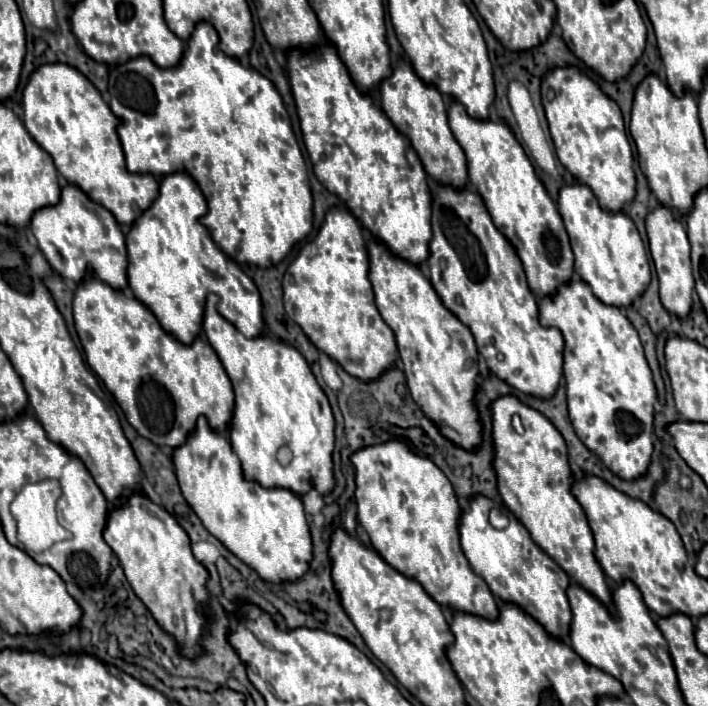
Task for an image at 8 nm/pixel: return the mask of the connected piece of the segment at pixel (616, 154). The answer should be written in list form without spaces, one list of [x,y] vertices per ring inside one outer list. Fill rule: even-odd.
[[[573,65],[553,67],[545,73],[541,99],[559,161],[577,181],[593,189],[603,209],[621,211],[623,205],[635,197],[635,173],[633,153],[619,105],[609,99],[603,89],[579,67]],[[547,87],[555,89],[553,101],[547,101],[545,97]]]

